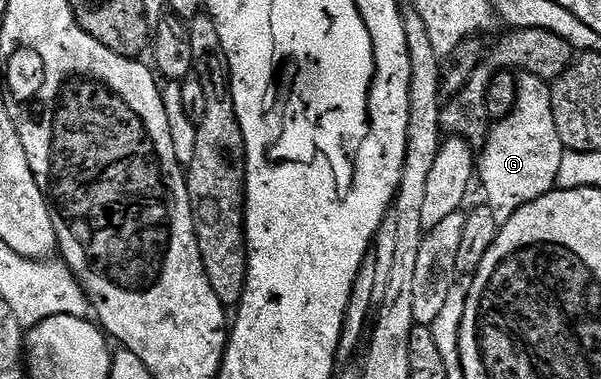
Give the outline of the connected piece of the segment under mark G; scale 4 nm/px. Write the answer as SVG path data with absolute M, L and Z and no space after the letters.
M532 78L530 82L531 107L516 107L513 116L515 127L505 128L503 135L488 134L477 159L477 179L483 182L483 191L487 194L486 206L493 209L493 217L501 225L507 223L517 209L537 201L537 197L547 195L556 188L565 152L553 118L548 80Z

